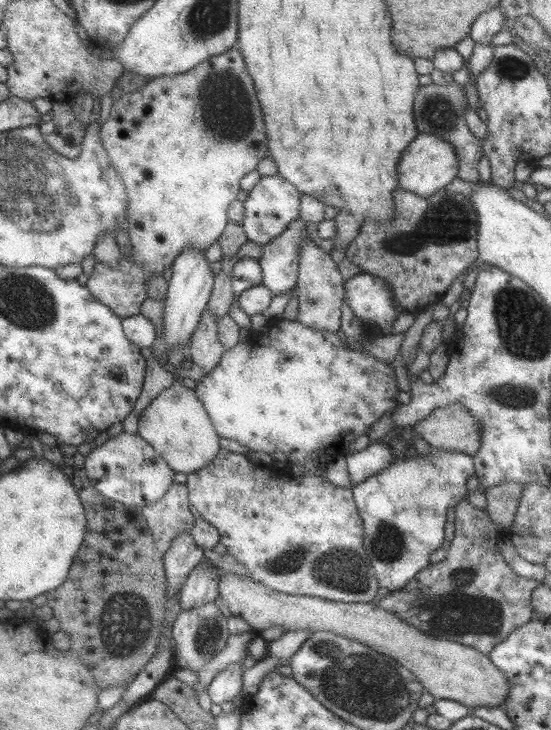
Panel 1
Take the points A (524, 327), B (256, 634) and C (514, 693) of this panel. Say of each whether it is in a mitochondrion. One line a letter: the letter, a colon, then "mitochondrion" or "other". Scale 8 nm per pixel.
A: mitochondrion
B: other
C: other

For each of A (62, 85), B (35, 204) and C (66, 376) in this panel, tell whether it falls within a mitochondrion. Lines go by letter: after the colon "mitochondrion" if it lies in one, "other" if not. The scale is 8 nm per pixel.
A: other
B: mitochondrion
C: other

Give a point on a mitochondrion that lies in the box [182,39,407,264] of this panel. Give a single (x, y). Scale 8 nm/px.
(227, 118)

